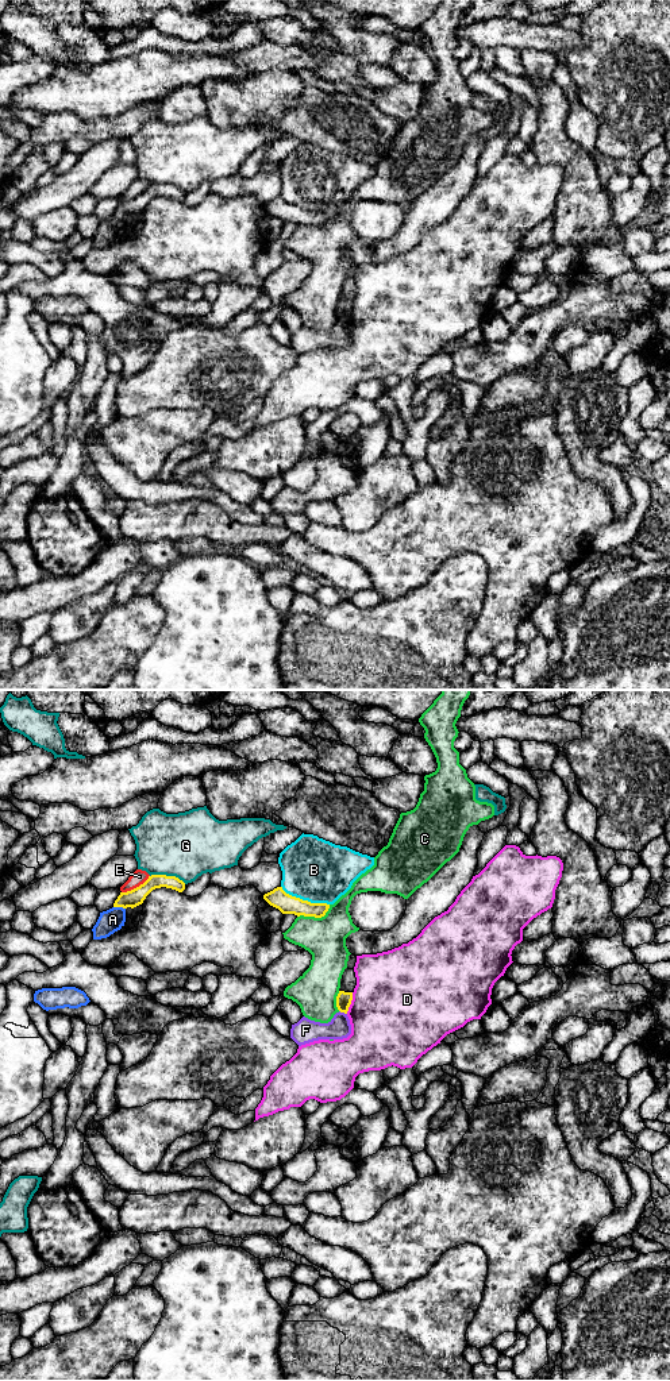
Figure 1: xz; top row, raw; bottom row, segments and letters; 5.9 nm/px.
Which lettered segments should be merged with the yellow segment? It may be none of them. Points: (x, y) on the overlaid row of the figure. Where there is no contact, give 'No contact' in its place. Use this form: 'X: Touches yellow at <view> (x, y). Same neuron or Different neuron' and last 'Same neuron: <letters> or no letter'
A: Touches yellow at xz (119, 906). Different neuron
B: Touches yellow at xz (304, 901). Different neuron
C: Touches yellow at xz (315, 917). Different neuron
D: Touches yellow at xz (350, 1003). Different neuron
E: Touches yellow at xz (137, 887). Different neuron
F: Touches yellow at xz (343, 1011). Different neuron
G: Touches yellow at xz (168, 876). Different neuron
Same neuron: no letter

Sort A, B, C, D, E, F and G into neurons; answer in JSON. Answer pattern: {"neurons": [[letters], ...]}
{"neurons": [["A"], ["B"], ["C"], ["D"], ["E"], ["F"], ["G"]]}

